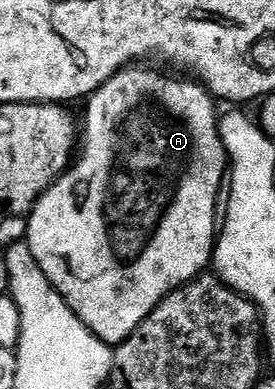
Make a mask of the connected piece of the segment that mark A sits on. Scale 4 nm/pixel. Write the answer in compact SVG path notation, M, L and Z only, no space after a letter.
M133 65L125 67L124 70L120 71L117 75L110 77L104 82L93 95L88 96L86 100L86 106L88 108L84 111L84 119L82 115L82 150L79 152L78 158L69 166L68 170L52 183L45 191L42 198L32 207L30 214L27 216L28 222L28 234L26 236L26 242L30 253L34 257L34 261L38 261L38 269L42 269L42 273L46 273L46 277L50 281L50 285L55 291L60 294L61 297L66 301L66 305L70 305L70 309L74 314L88 326L96 336L99 337L103 343L109 345L115 345L126 341L126 337L130 337L130 333L134 333L134 329L138 329L138 325L142 325L142 321L146 321L146 317L150 317L150 313L154 308L163 301L172 291L177 291L179 287L184 283L189 283L191 279L195 279L197 275L201 274L205 270L204 267L213 262L214 259L214 248L218 238L218 211L216 215L216 202L221 202L222 199L222 187L220 191L220 182L225 182L226 179L226 168L229 166L228 155L224 151L224 142L220 136L220 120L218 118L218 106L217 100L210 94L204 87L204 84L199 81L193 81L191 78L183 77L184 79L171 79L168 75L159 75L156 71L151 71L151 66L148 65Z

